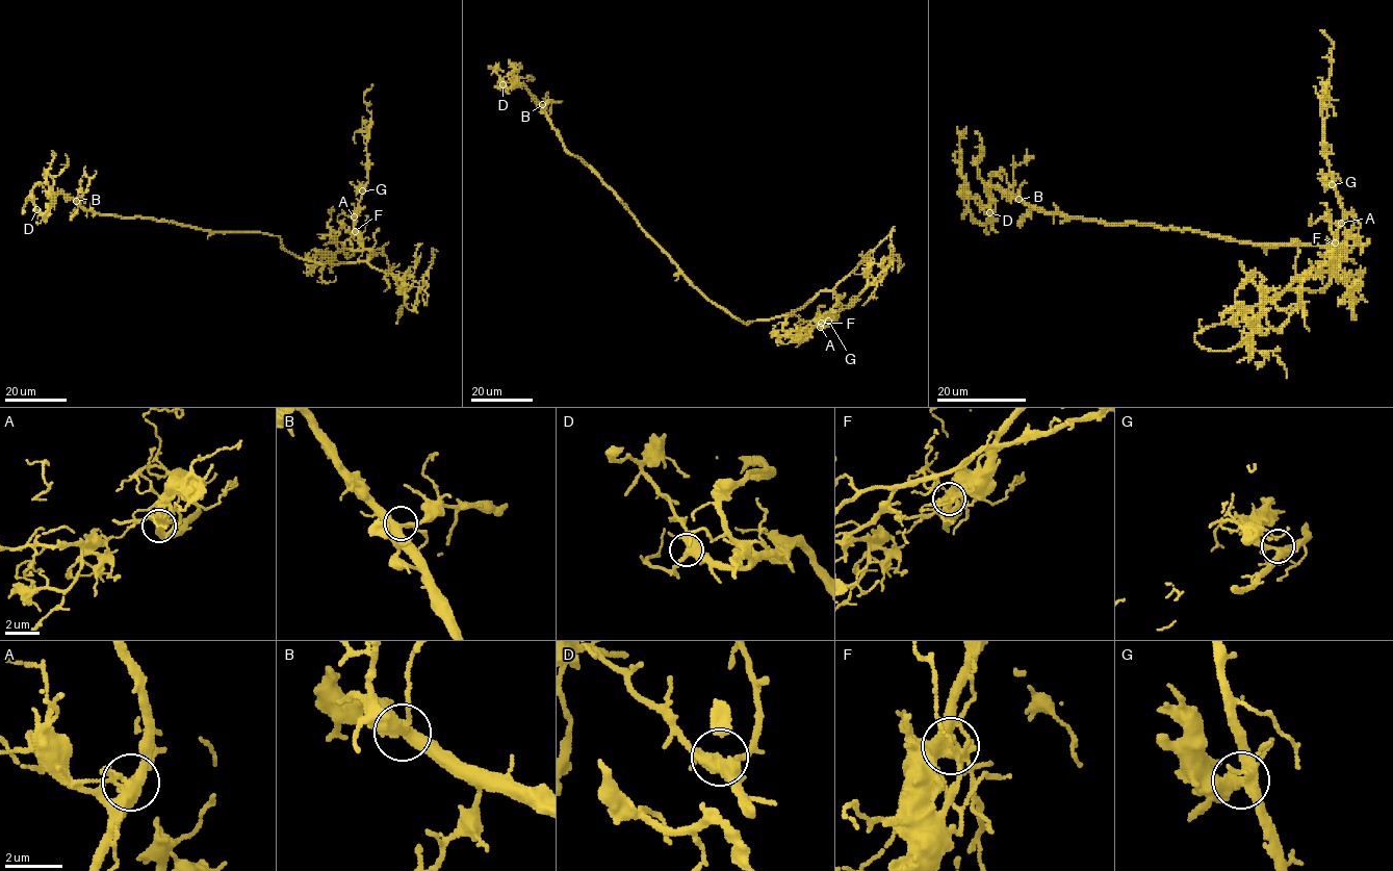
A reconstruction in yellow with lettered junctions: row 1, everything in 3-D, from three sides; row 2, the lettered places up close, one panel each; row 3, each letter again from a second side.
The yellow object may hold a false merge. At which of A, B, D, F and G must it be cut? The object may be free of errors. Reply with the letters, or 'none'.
F

